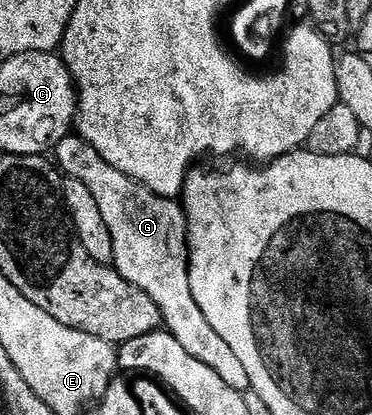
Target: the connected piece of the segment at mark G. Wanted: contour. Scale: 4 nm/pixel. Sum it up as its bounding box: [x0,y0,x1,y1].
[54,135,249,395]

